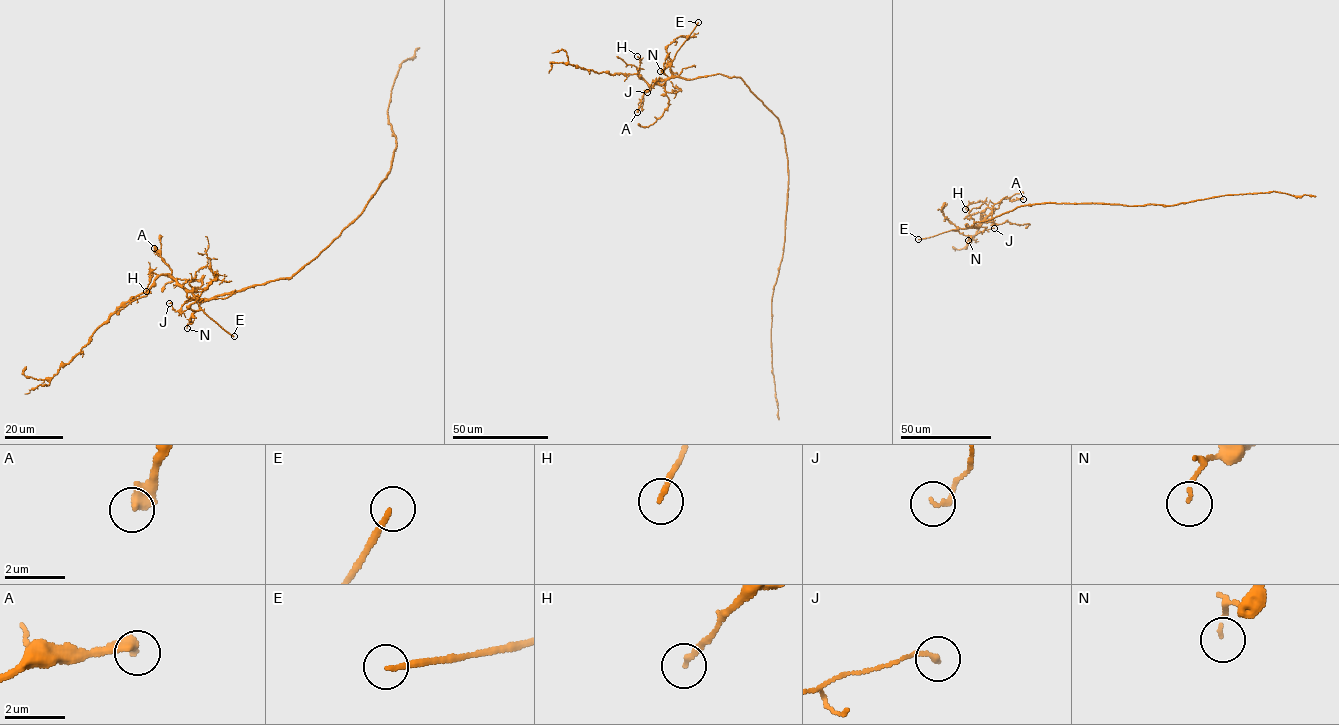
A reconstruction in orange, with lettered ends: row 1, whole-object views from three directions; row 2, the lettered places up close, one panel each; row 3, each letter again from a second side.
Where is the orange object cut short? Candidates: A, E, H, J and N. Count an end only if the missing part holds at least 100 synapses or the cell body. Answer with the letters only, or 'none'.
E

